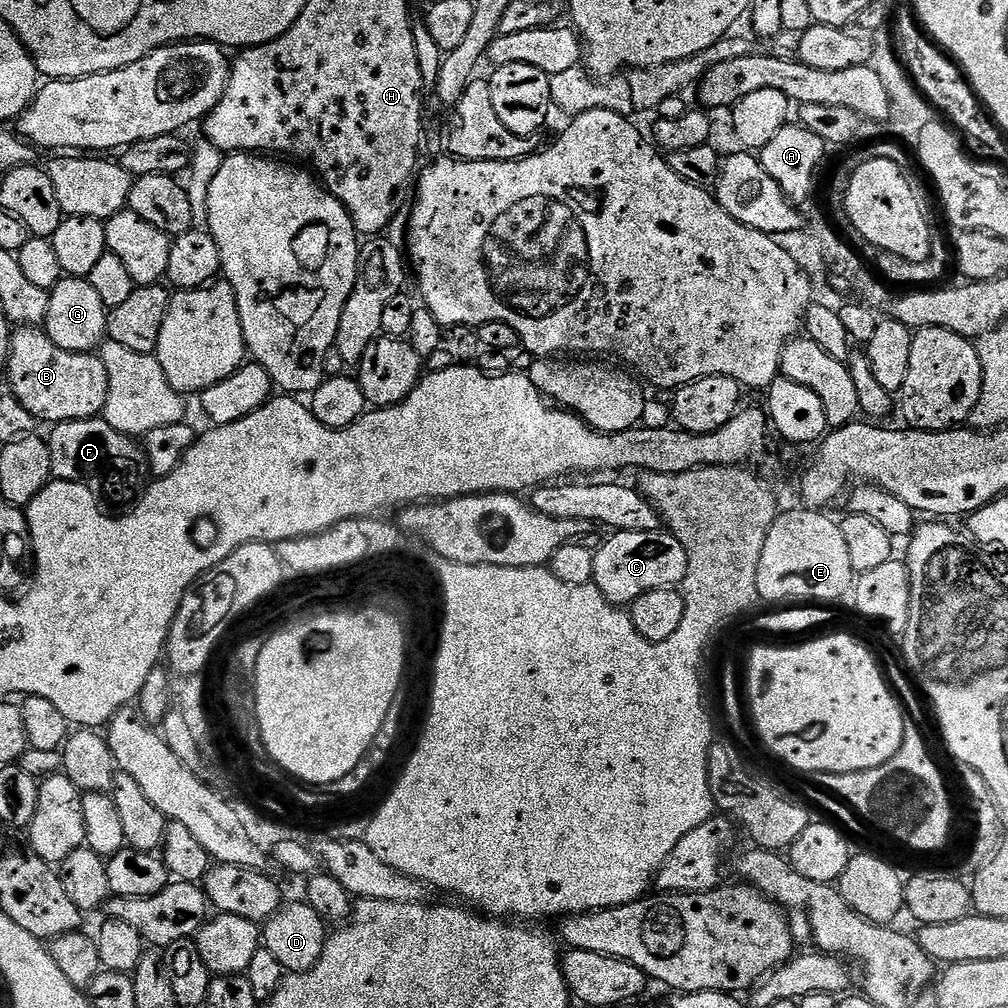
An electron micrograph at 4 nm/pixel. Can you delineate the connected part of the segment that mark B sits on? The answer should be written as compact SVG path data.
M20 326L12 333L12 349L8 355L6 379L11 395L33 415L38 422L44 420L48 426L55 426L67 420L90 420L103 413L107 400L107 368L99 355L91 352L71 352L54 346L48 333L40 326Z

